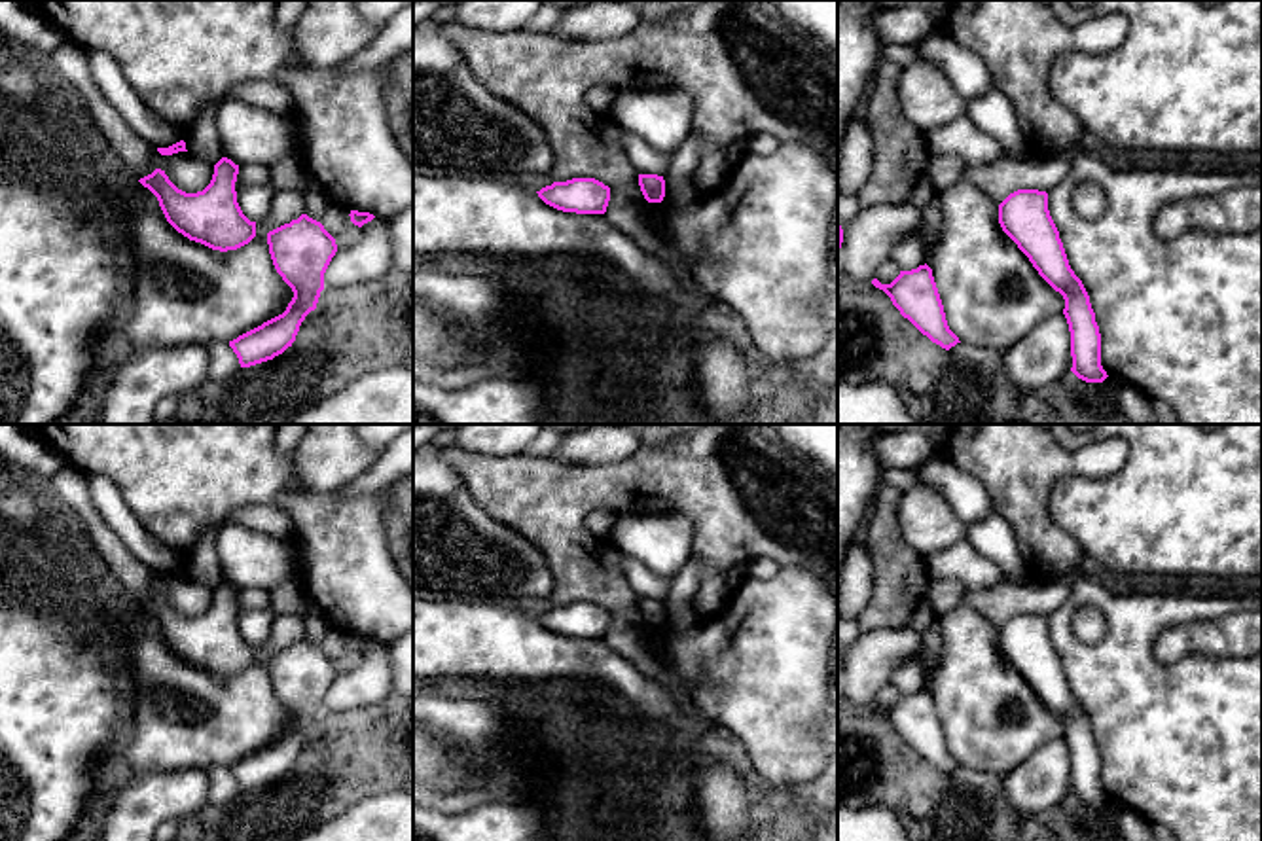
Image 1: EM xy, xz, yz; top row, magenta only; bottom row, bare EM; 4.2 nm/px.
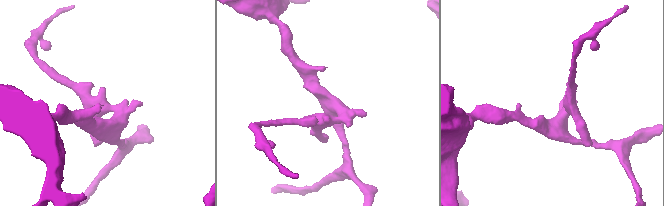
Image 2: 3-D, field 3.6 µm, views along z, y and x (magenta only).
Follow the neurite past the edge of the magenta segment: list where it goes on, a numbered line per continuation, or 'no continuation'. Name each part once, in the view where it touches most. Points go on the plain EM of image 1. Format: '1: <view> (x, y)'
no continuation

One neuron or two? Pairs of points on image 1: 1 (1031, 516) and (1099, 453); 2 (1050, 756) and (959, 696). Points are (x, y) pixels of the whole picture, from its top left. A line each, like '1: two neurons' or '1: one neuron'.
1: one neuron
2: two neurons

